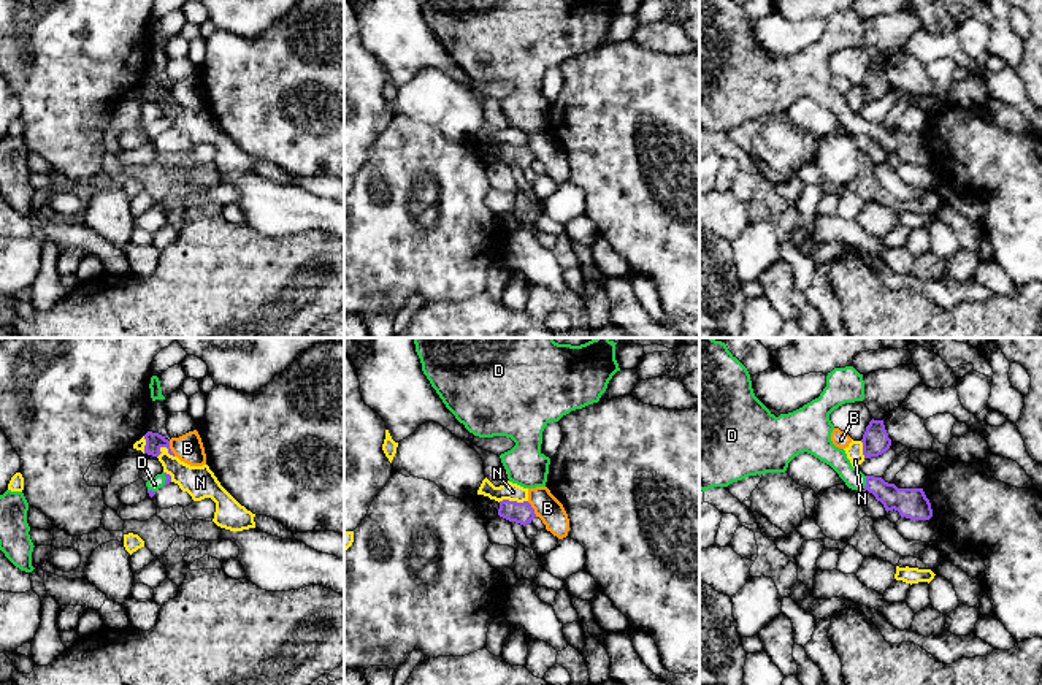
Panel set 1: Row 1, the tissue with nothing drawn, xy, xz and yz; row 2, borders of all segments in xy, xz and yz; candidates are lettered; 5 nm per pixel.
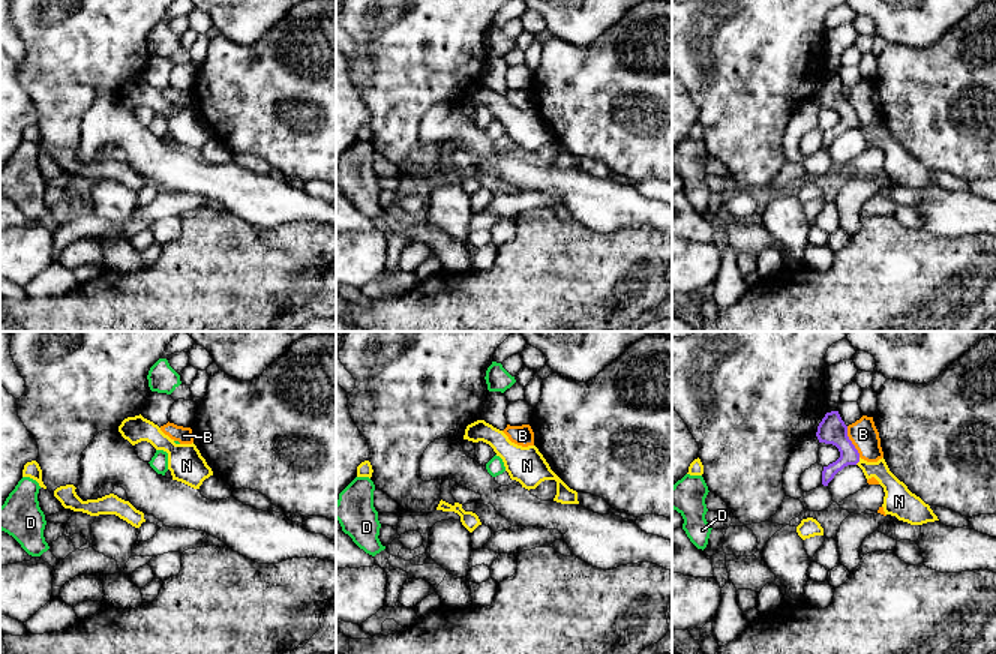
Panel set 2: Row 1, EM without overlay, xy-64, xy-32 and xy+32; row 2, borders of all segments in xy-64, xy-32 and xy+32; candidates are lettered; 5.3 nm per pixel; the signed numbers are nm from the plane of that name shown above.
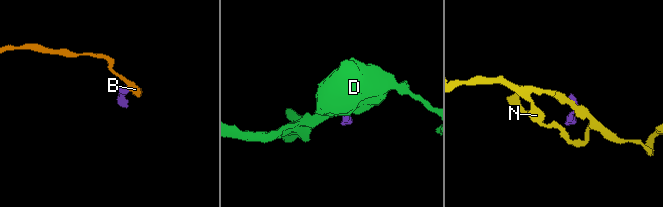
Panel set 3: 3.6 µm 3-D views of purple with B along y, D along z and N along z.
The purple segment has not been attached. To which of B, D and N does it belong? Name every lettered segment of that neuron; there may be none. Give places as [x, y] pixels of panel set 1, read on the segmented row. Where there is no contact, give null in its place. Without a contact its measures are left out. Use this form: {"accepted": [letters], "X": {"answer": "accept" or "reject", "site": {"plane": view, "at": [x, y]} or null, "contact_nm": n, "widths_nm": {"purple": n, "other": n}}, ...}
{"accepted": ["D"], "B": {"answer": "reject", "site": {"plane": "xy", "at": [170, 449]}, "contact_nm": 90, "widths_nm": {"purple": 90, "other": 140}}, "D": {"answer": "accept", "site": {"plane": "yz", "at": [866, 482]}, "contact_nm": 70, "widths_nm": {"purple": 160, "other": 100}}, "N": {"answer": "reject", "site": {"plane": "xz", "at": [513, 501]}, "contact_nm": 150, "widths_nm": {"purple": 110, "other": 90}}}

